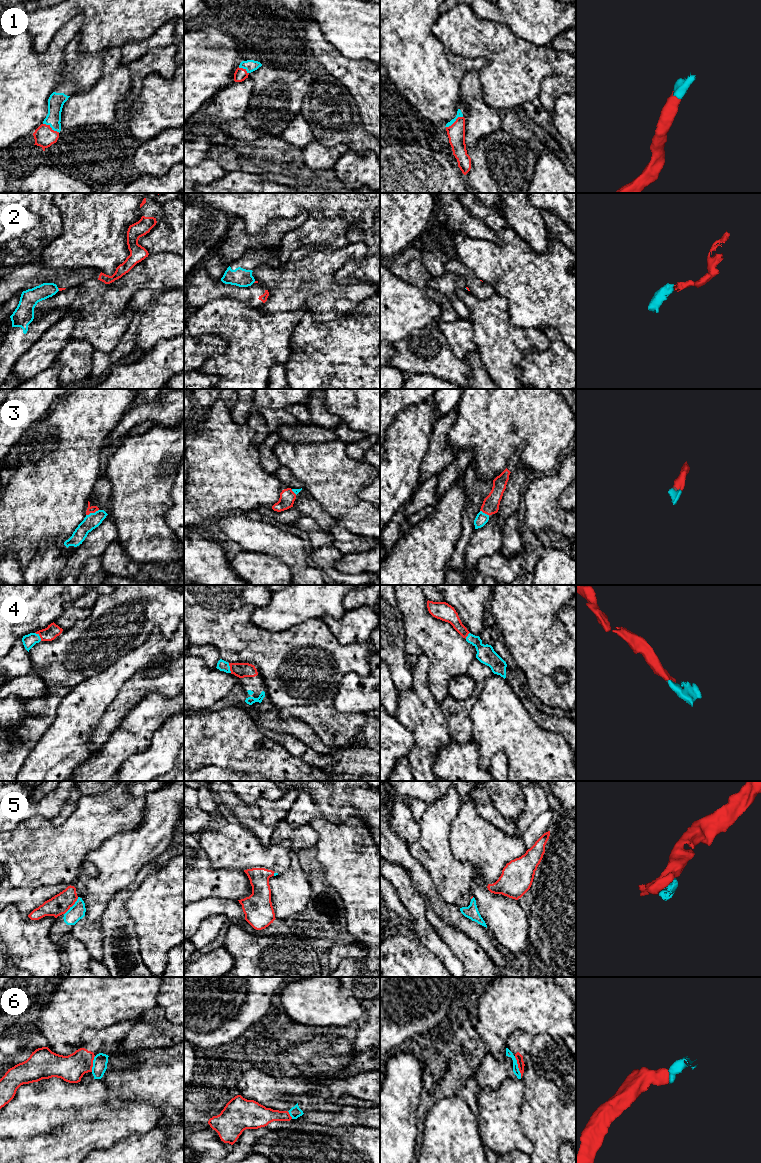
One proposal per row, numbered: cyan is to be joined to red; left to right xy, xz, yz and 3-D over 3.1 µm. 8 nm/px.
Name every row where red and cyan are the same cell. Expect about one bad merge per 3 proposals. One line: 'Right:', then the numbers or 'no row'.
Right: 1, 3, 4, 5

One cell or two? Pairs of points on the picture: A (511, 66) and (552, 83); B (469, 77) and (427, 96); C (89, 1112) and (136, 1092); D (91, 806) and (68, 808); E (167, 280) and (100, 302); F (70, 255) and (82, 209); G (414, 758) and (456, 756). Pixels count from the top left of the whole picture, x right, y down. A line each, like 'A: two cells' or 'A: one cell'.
A: two cells
B: two cells
C: two cells
D: two cells
E: one cell
F: one cell
G: two cells

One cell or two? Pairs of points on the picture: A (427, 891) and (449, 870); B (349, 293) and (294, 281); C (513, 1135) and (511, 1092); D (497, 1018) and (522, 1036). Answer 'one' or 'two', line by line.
A: two
B: one
C: one
D: two

